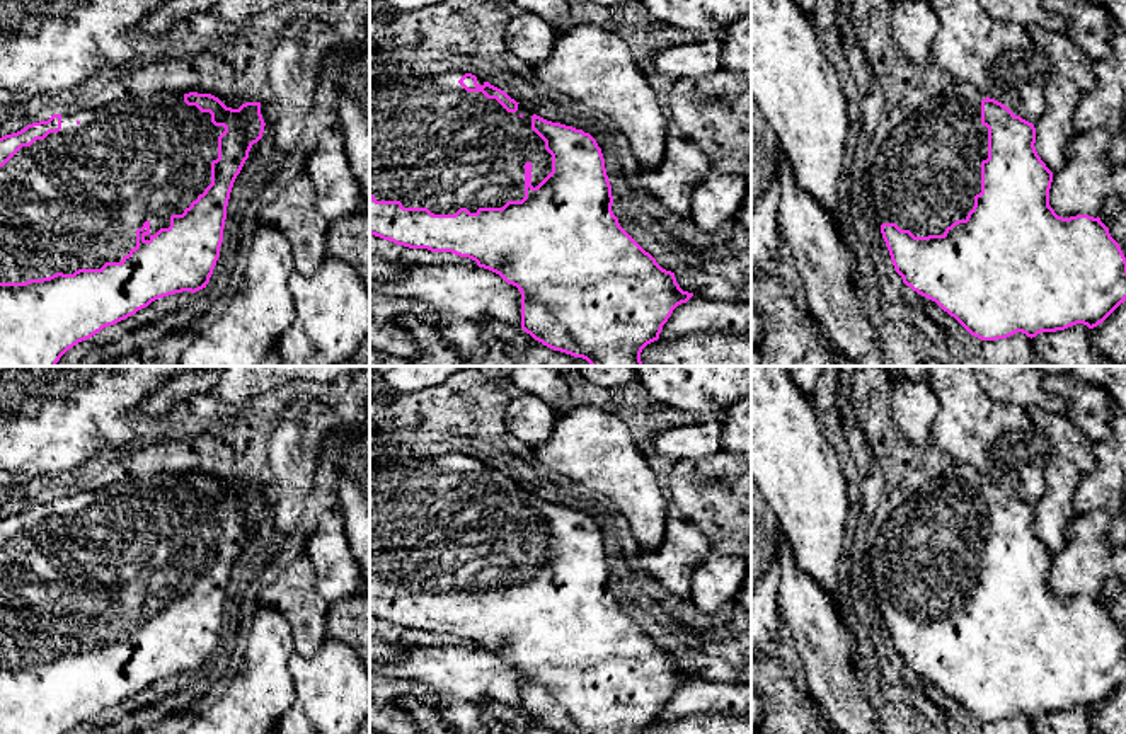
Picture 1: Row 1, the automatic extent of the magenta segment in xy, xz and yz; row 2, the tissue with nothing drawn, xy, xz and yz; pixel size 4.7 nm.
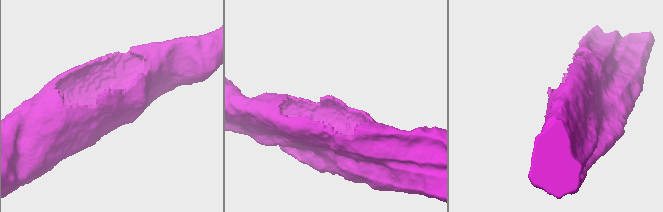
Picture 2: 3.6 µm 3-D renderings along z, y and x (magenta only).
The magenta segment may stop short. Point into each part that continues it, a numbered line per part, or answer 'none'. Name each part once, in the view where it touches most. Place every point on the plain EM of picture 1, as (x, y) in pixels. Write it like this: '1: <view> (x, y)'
1: xy (70, 583)

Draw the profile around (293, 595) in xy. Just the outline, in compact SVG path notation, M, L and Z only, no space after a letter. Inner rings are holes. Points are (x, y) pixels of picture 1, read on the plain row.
M305 550L261 589L259 605L276 610L288 620L295 652L303 657L313 656L327 639L329 603L315 588L315 569Z

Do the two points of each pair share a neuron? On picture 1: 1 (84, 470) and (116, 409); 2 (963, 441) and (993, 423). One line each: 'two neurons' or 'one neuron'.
1: two neurons
2: one neuron

